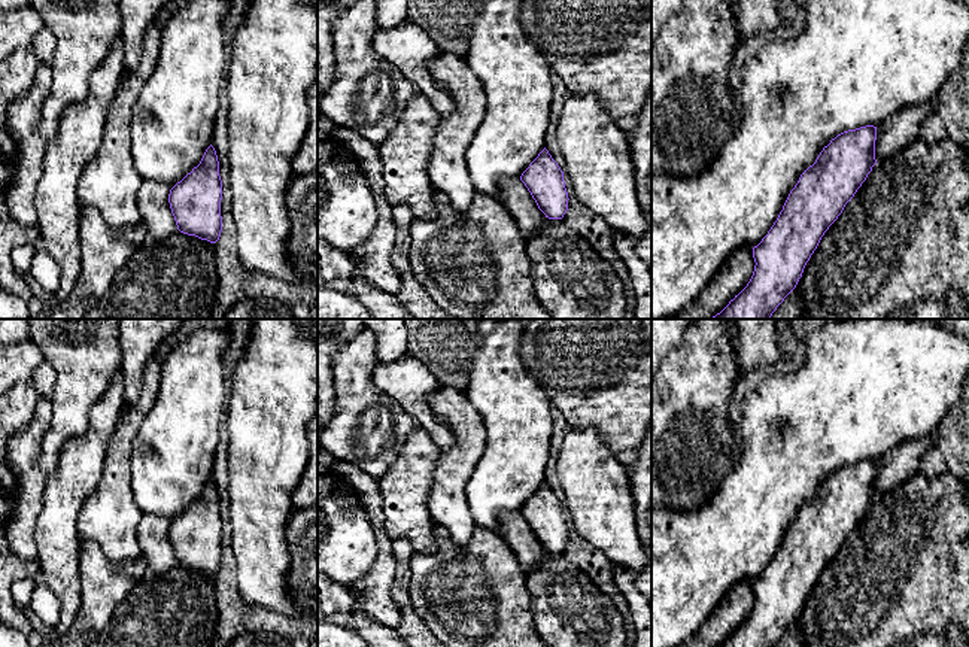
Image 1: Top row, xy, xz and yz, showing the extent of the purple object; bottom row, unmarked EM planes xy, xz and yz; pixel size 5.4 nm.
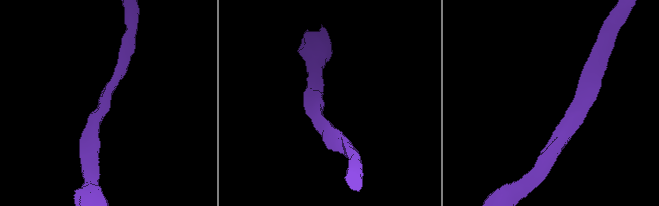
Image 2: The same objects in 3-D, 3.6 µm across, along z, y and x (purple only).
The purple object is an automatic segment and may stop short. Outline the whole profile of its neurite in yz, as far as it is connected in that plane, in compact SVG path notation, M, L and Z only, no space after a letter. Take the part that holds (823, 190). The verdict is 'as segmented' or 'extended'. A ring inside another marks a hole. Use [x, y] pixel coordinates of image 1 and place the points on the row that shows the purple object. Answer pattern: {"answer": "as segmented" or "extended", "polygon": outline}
{"answer": "as segmented", "polygon": "M866 125L838 134L823 148L815 162L801 174L768 234L753 247L756 265L750 282L710 319L771 319L777 307L796 288L824 233L877 164L875 140L877 127Z"}

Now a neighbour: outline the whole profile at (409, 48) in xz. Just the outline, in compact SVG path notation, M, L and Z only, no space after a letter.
M405 21L392 30L377 27L373 49L413 82L440 116L455 110L453 100L435 83L426 66L441 51L417 24Z

